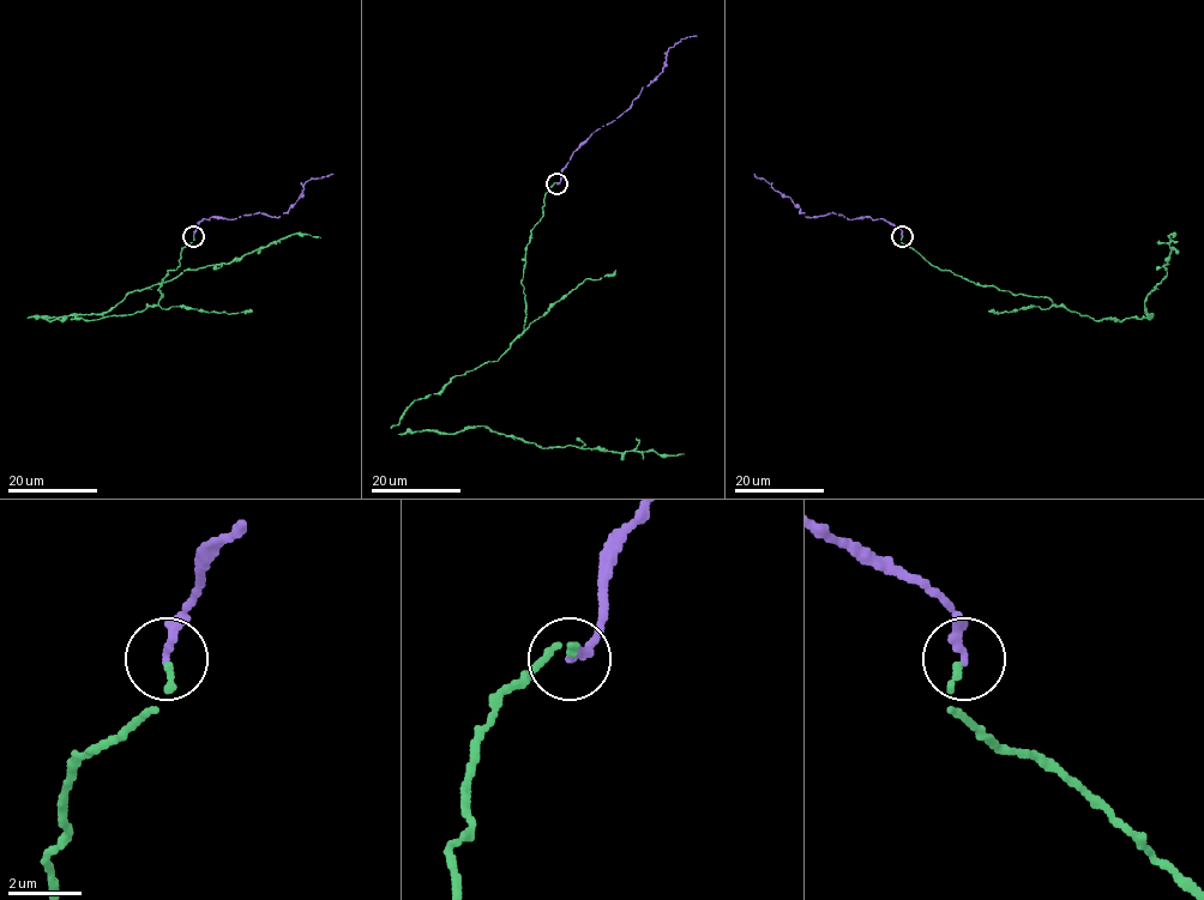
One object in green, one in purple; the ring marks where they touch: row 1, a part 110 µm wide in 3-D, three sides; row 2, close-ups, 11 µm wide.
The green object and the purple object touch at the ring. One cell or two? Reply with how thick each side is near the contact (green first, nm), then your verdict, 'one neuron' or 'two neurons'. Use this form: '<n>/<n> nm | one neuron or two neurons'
220/260 nm | two neurons

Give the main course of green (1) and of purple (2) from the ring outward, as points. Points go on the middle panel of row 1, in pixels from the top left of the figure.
1: (557, 183), (525, 253), (521, 334), (497, 361), (415, 400), (401, 434), (481, 426), (541, 448), (684, 453)
2: (557, 185), (572, 153), (594, 132), (626, 112), (643, 86), (663, 71), (669, 47), (682, 38), (697, 36)

